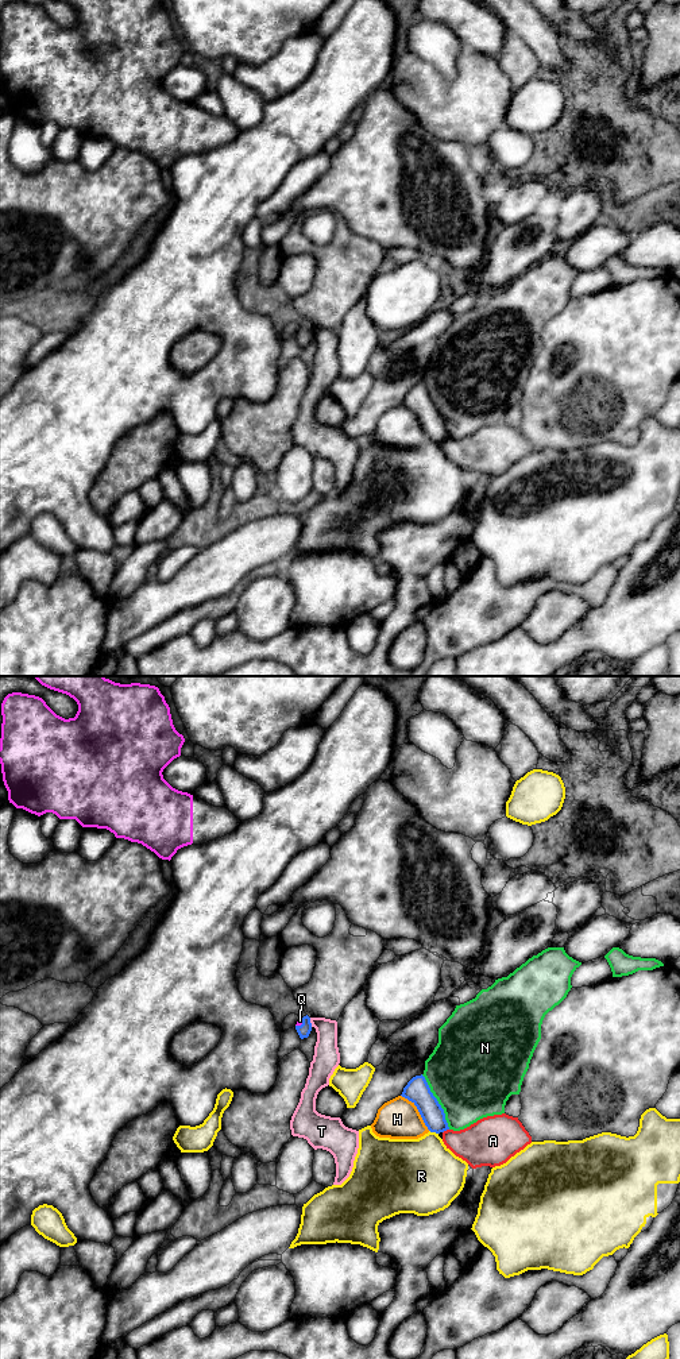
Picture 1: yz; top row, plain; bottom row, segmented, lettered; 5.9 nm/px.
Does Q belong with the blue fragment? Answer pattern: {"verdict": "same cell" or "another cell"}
{"verdict": "same cell"}

